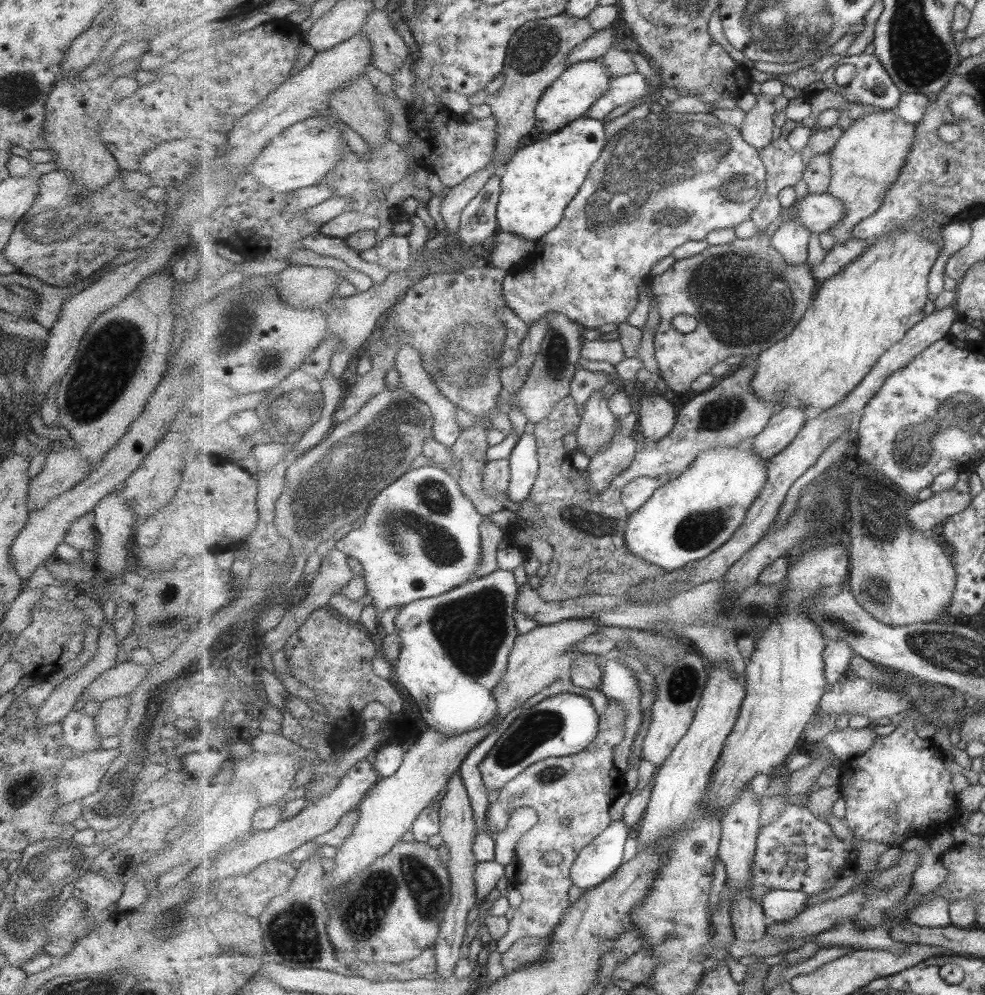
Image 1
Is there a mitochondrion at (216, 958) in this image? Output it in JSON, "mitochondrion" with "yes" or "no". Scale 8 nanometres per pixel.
{"mitochondrion":"no"}

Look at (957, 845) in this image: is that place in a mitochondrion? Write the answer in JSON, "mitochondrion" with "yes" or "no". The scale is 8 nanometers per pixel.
{"mitochondrion":"no"}

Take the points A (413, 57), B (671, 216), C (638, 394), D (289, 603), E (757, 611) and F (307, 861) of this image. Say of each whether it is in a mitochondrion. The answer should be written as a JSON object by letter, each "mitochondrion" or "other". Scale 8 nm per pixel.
{"A":"other","B":"mitochondrion","C":"other","D":"other","E":"mitochondrion","F":"other"}

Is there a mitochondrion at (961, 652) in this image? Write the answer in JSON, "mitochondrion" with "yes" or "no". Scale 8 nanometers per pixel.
{"mitochondrion":"yes"}

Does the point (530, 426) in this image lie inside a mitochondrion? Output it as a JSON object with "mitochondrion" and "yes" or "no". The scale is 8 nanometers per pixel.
{"mitochondrion":"no"}

